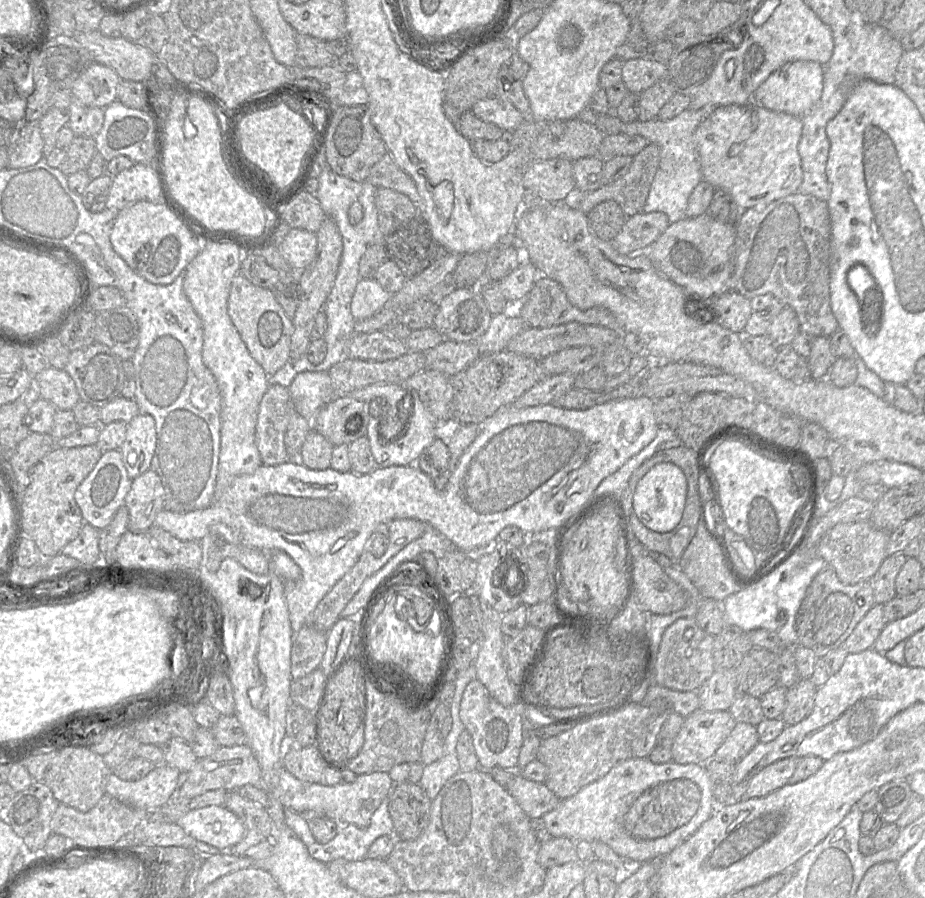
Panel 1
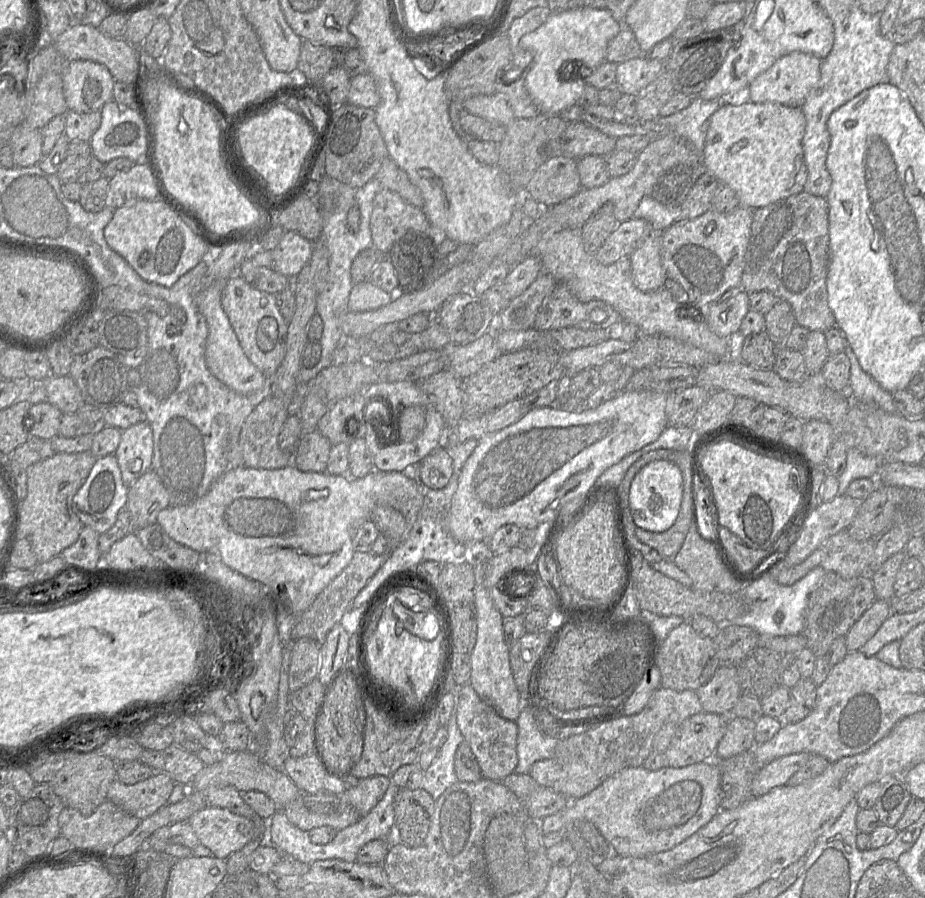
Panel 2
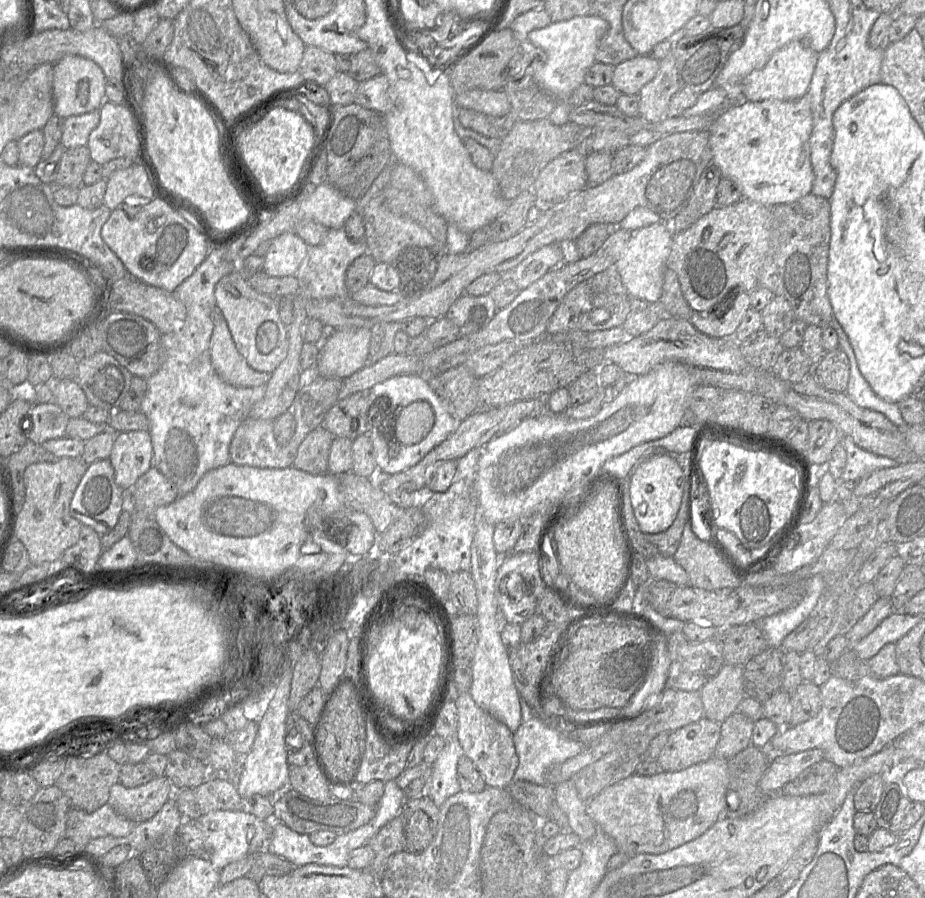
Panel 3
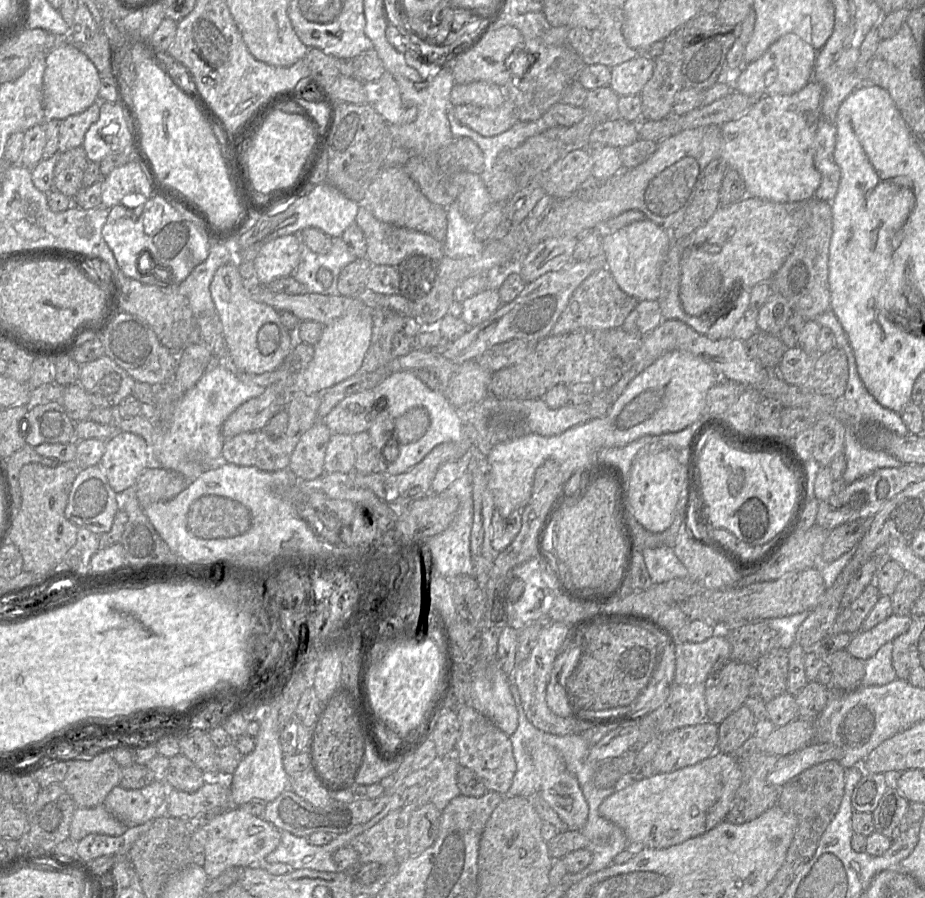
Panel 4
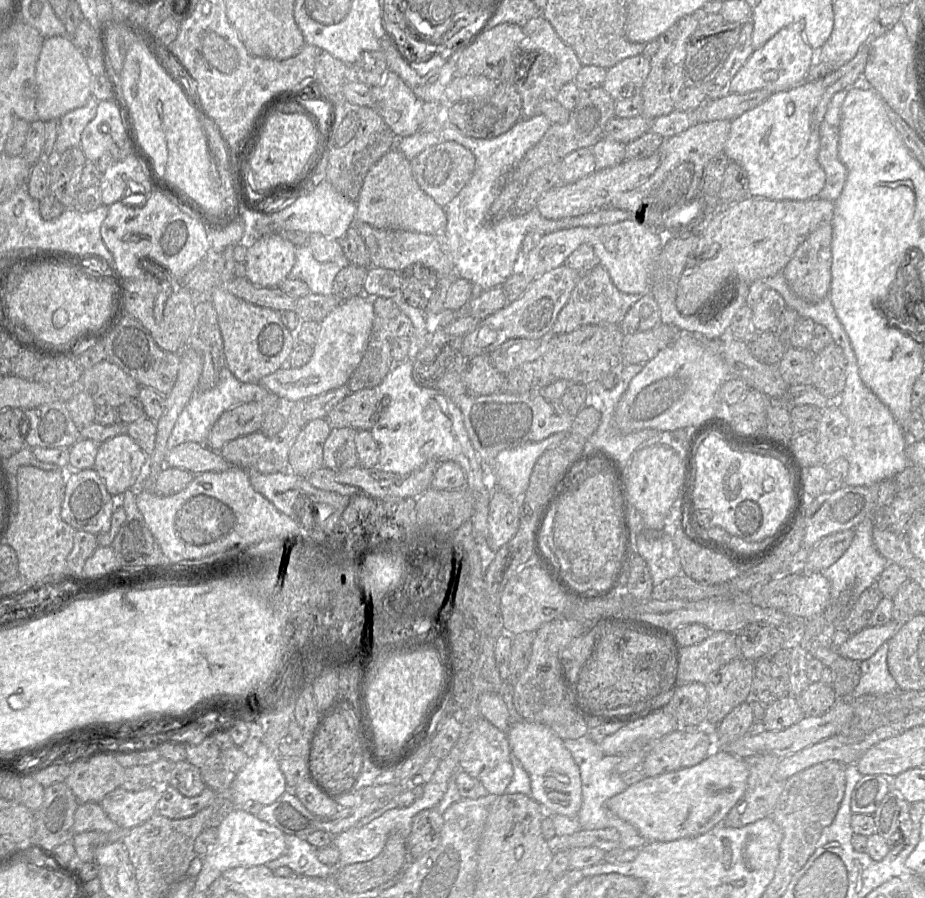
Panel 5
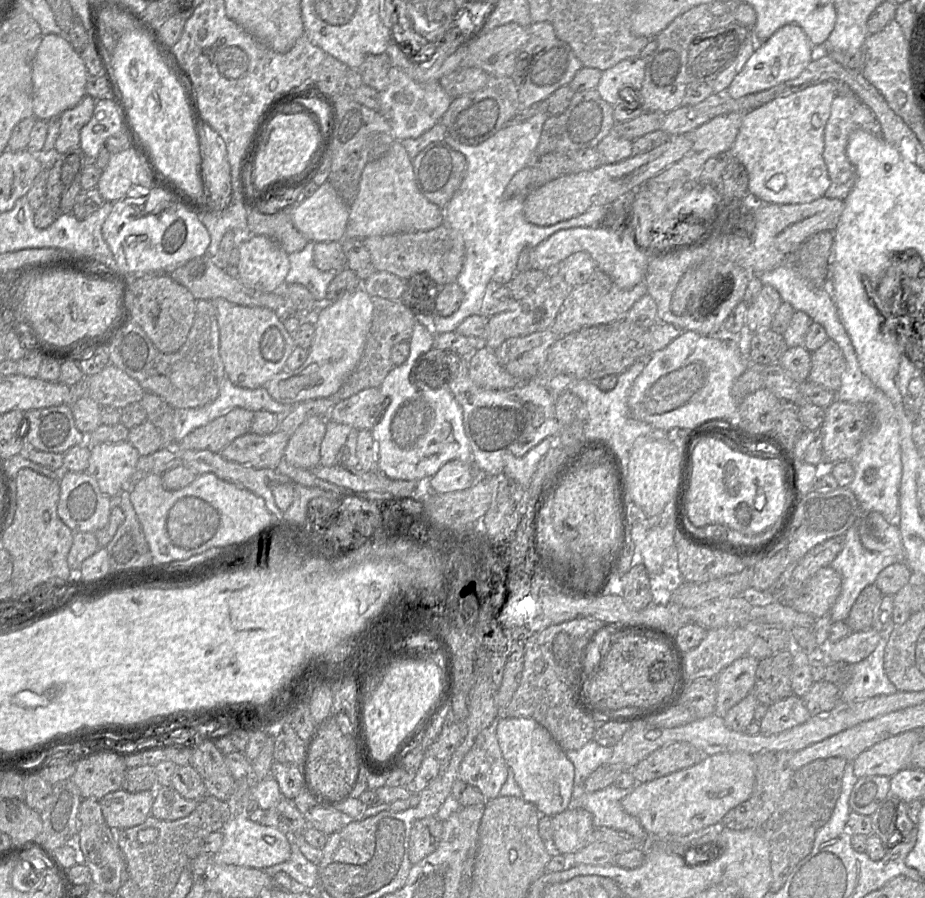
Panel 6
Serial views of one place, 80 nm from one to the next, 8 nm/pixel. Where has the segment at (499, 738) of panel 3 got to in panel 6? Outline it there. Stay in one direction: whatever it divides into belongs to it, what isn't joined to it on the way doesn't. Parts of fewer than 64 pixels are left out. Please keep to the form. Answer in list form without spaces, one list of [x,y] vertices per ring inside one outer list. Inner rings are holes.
[[[488,727],[477,736],[463,758],[458,779],[477,787],[486,800],[492,800],[499,797],[508,772],[494,727]]]

